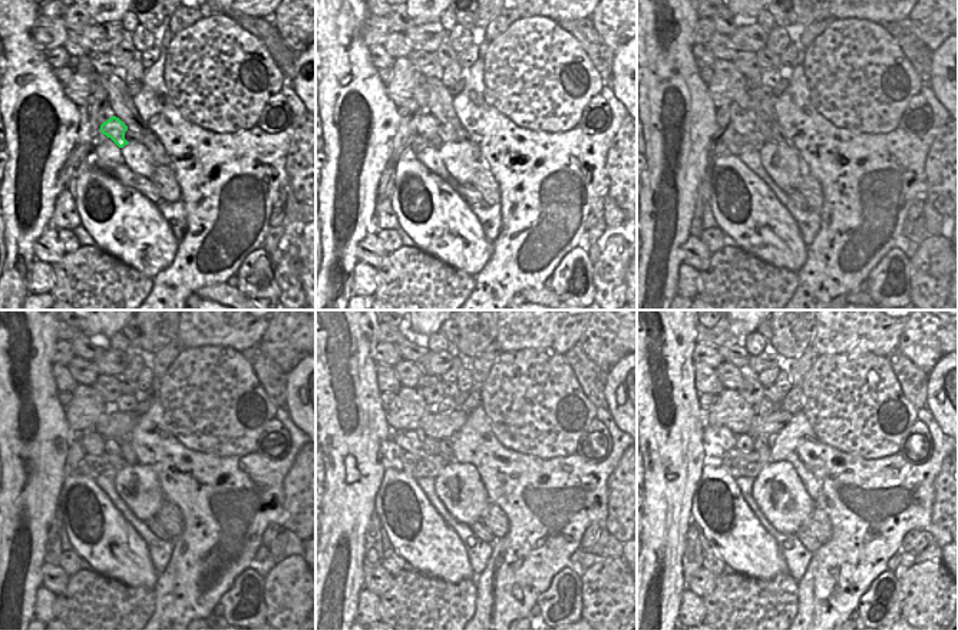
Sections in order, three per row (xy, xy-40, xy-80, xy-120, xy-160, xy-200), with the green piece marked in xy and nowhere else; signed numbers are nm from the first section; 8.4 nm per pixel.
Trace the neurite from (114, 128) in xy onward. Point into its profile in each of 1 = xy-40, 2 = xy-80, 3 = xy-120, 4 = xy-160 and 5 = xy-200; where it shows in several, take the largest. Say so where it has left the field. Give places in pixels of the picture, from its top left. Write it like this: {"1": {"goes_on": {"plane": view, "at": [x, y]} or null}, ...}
{"1": {"goes_on": {"plane": "xy-40", "at": [428, 125]}}, "2": {"goes_on": {"plane": "xy-80", "at": [742, 121]}}, "3": {"goes_on": {"plane": "xy-120", "at": [93, 442]}}, "4": {"goes_on": {"plane": "xy-160", "at": [409, 441]}}, "5": {"goes_on": {"plane": "xy-200", "at": [722, 436]}}}

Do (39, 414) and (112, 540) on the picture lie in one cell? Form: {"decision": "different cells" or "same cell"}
{"decision": "different cells"}

